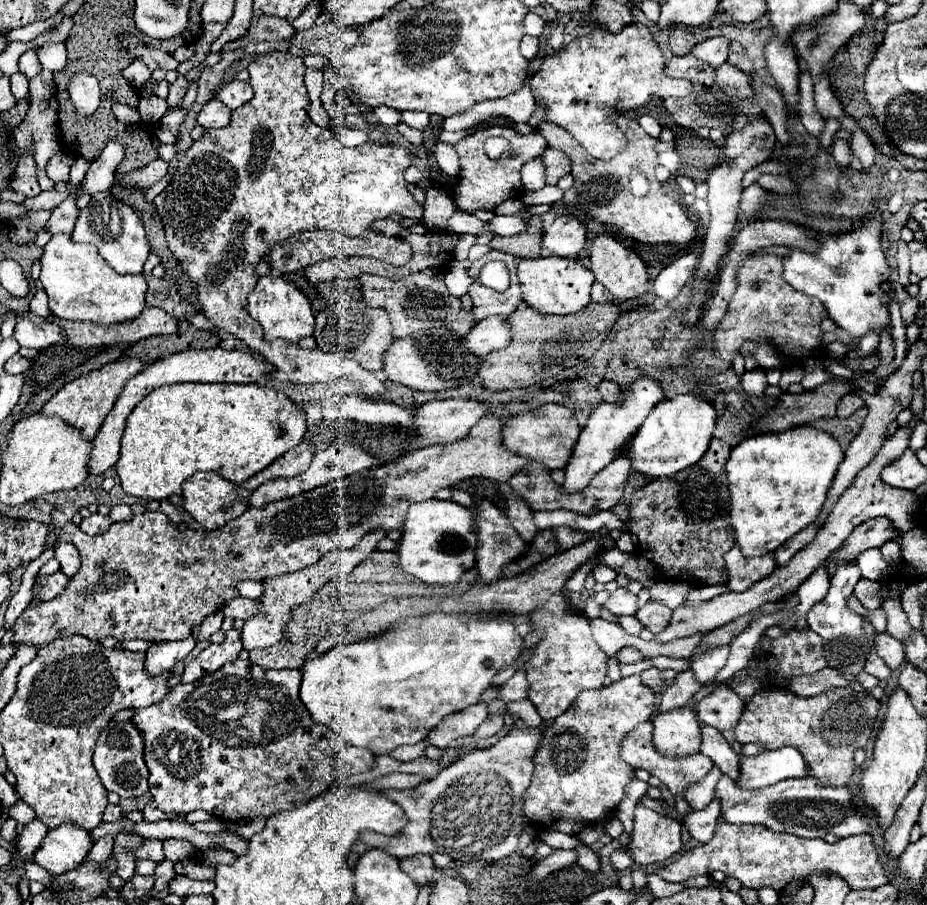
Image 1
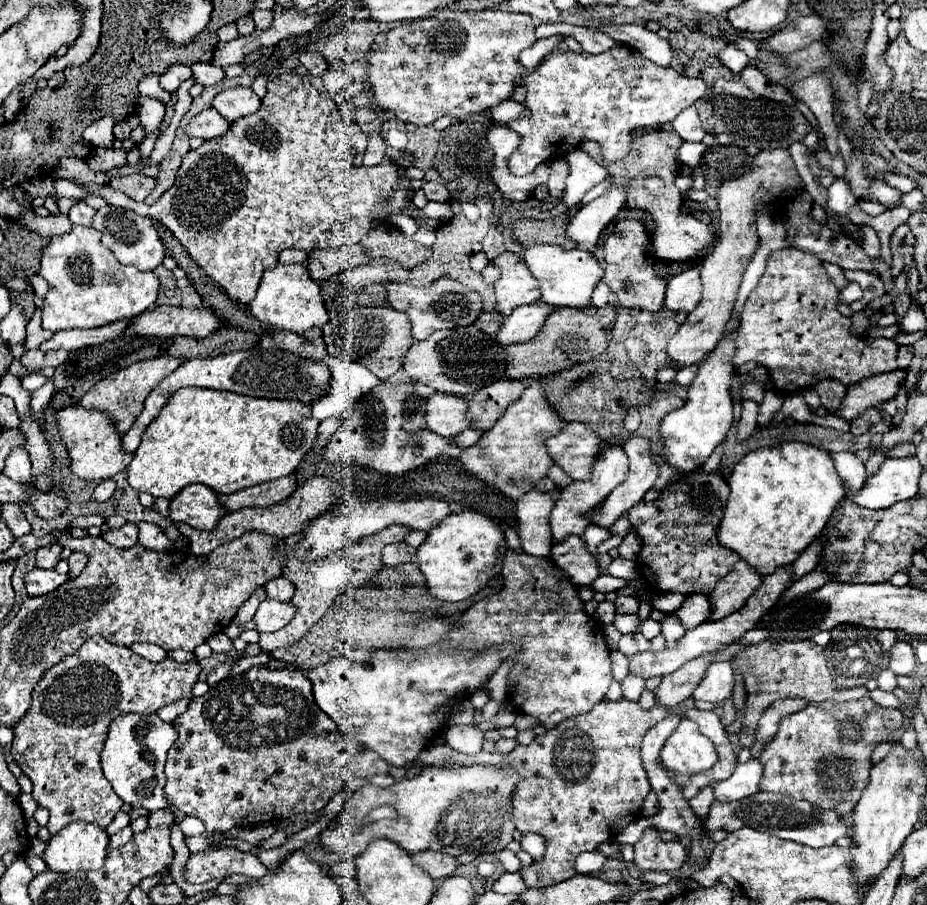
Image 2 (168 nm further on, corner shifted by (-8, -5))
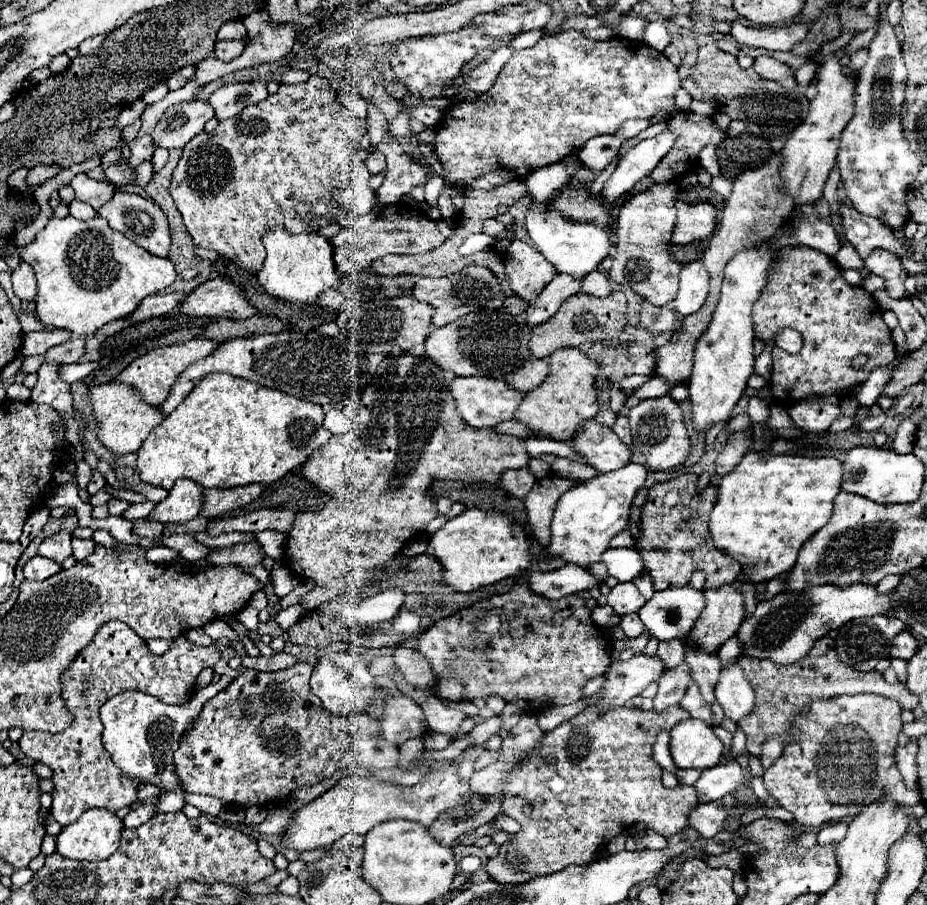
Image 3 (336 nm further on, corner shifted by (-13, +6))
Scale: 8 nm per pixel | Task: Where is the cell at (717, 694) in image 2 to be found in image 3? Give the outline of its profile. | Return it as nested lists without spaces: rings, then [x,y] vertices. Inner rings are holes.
[[[737,663],[721,671],[719,683],[715,687],[715,697],[725,715],[735,723],[755,707],[753,687],[749,685],[743,669]]]

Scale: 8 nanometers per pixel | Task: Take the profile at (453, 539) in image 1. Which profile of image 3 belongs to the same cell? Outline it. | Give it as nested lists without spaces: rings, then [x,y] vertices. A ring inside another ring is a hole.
[[[463,511],[431,535],[429,549],[445,569],[445,583],[455,591],[475,591],[501,579],[517,577],[521,573],[527,573],[533,563],[523,527],[517,525],[511,515],[503,515],[499,511]]]

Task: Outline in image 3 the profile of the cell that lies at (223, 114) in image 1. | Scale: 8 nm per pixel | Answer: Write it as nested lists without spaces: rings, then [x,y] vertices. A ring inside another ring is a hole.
[[[193,99],[177,103],[169,107],[155,125],[151,133],[153,145],[165,149],[183,149],[187,141],[201,133],[203,125],[213,117],[213,109],[205,101]]]

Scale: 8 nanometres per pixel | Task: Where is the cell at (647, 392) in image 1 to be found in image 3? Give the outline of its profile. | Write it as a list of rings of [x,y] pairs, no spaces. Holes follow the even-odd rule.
[[[629,463],[613,473],[603,473],[595,479],[583,481],[569,489],[557,503],[553,523],[551,523],[551,543],[543,549],[537,559],[539,571],[561,569],[563,565],[577,565],[589,569],[593,563],[601,561],[601,555],[609,549],[613,535],[623,531],[629,523],[629,509],[637,487],[643,487],[647,479],[647,469],[643,465]]]

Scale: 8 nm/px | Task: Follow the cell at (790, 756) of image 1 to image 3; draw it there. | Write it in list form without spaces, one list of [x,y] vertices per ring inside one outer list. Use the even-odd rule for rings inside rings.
[[[737,761],[719,763],[717,767],[701,771],[701,777],[693,785],[697,791],[699,803],[715,801],[733,793],[743,783],[743,773],[745,771],[739,767]]]

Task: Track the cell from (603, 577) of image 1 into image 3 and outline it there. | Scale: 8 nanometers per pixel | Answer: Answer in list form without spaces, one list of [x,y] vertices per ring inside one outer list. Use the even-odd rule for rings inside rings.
[[[565,565],[563,569],[547,571],[547,573],[541,573],[537,569],[529,571],[527,585],[533,593],[537,593],[541,597],[561,599],[565,595],[585,591],[585,589],[597,585],[597,583],[587,569],[581,569],[581,567],[575,567],[575,565]]]

